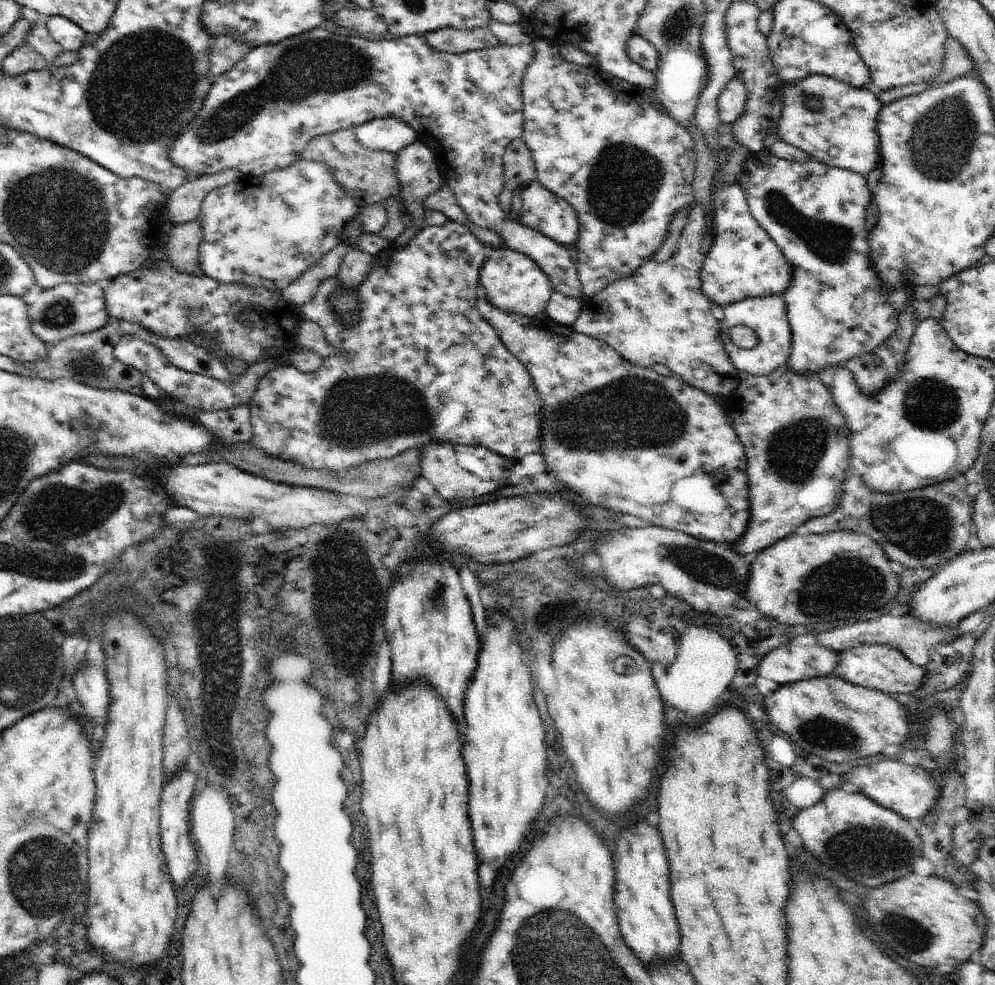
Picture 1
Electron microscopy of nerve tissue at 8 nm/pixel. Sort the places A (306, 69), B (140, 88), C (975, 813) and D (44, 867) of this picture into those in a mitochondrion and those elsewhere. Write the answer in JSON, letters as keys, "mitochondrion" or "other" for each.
{"A":"mitochondrion","B":"mitochondrion","C":"other","D":"mitochondrion"}

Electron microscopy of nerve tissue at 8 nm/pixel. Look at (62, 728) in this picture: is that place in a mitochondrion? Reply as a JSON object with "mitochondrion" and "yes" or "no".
{"mitochondrion":"no"}

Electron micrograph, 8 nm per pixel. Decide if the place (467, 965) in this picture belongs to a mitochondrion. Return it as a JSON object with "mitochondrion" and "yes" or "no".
{"mitochondrion":"no"}

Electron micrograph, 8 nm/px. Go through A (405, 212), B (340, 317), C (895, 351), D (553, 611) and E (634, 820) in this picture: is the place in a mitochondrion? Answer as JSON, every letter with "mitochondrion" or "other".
{"A":"other","B":"other","C":"other","D":"other","E":"other"}

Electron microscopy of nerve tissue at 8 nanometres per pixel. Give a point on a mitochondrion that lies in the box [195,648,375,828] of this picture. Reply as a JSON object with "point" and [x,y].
{"point":[217,708]}

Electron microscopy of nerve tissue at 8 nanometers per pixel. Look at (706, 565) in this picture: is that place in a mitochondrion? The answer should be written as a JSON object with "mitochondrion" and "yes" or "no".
{"mitochondrion":"yes"}

